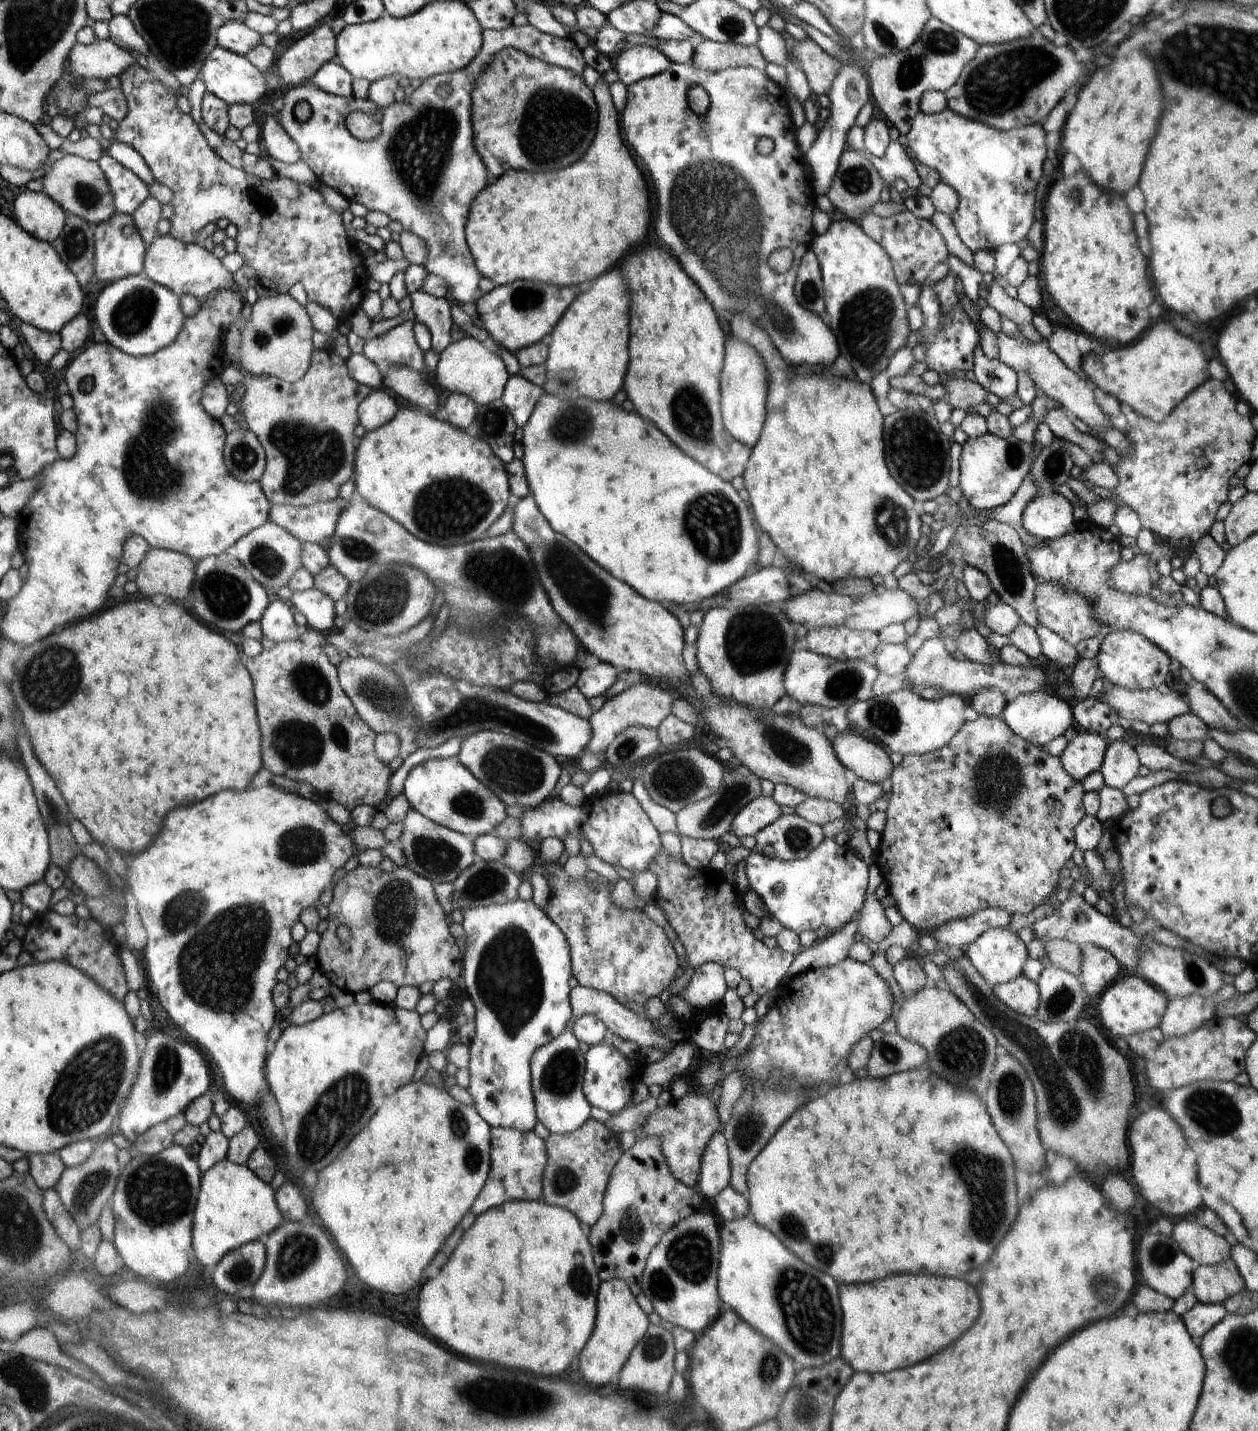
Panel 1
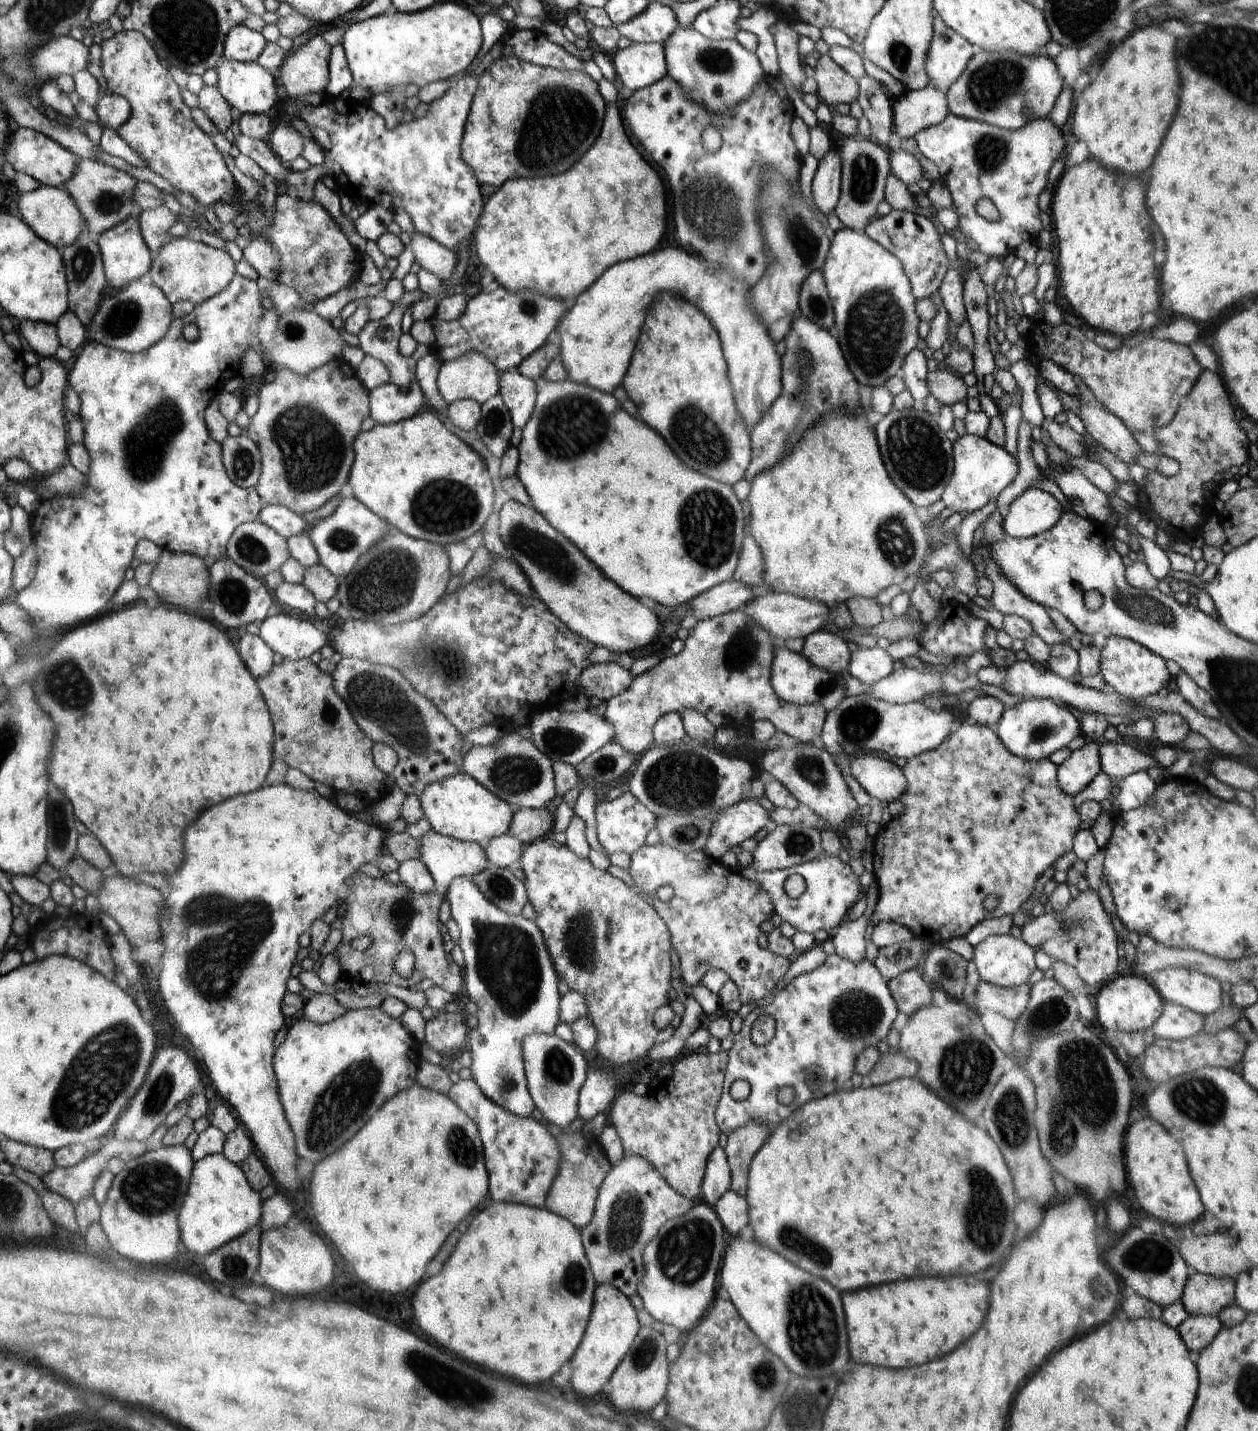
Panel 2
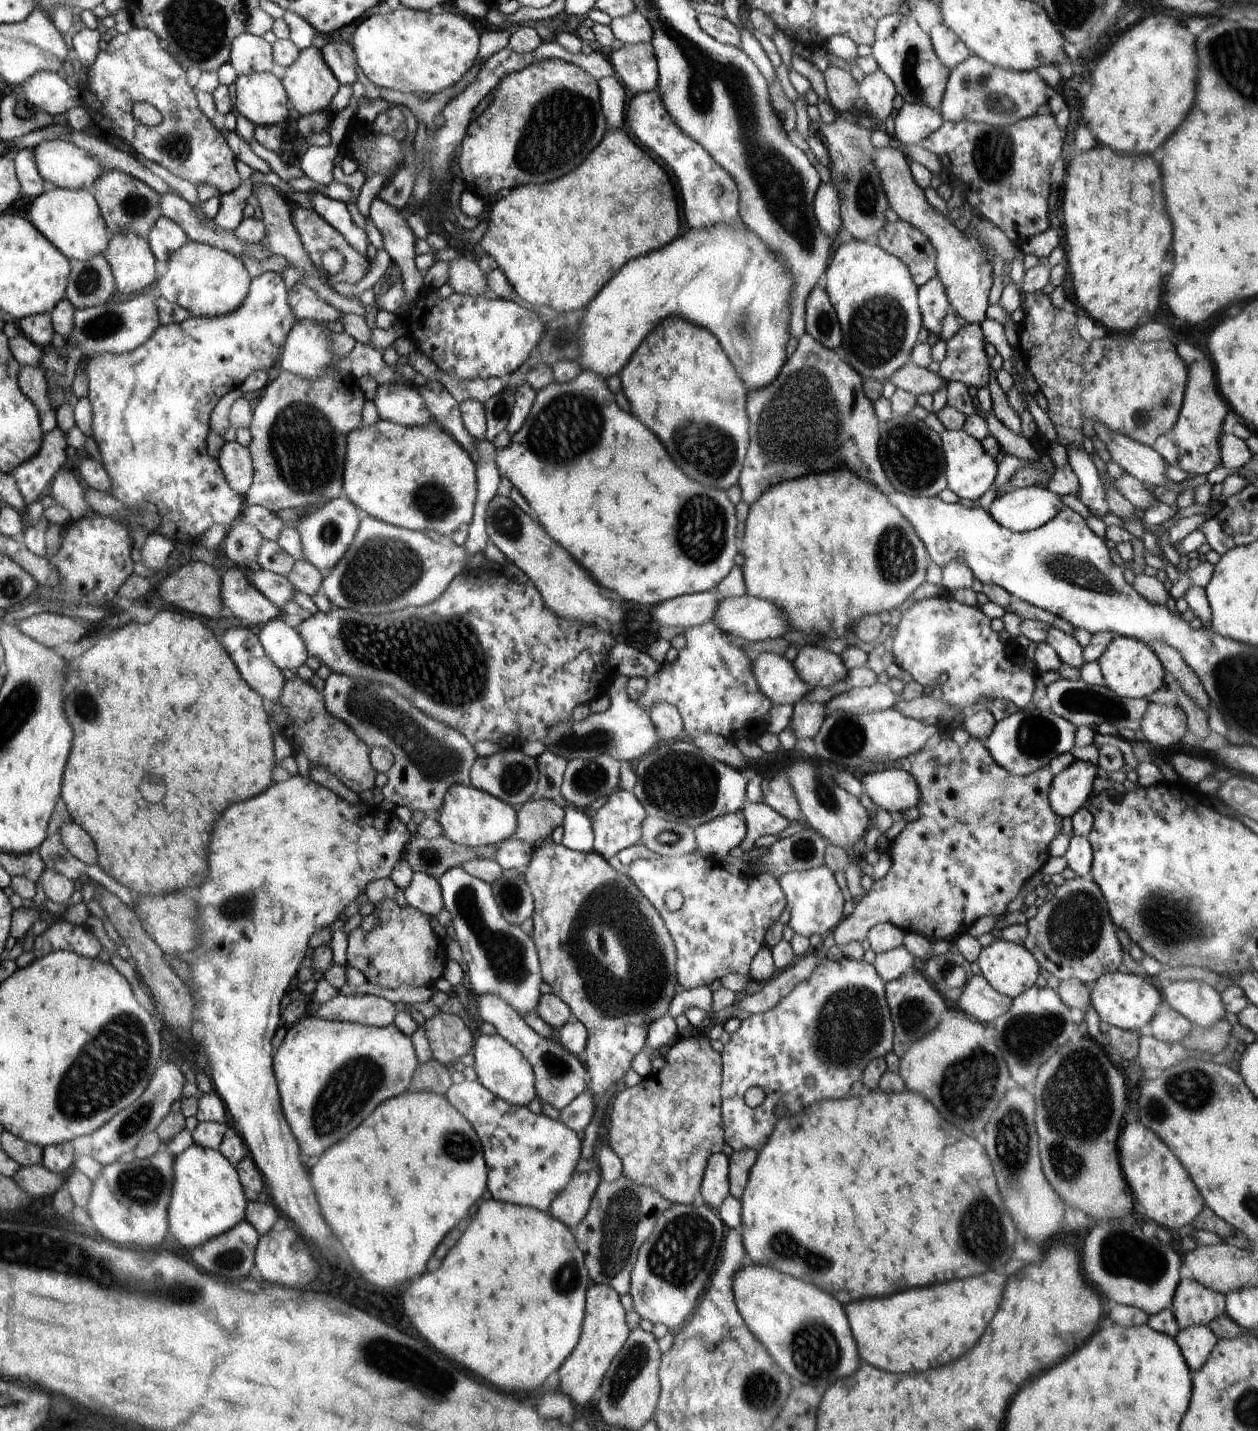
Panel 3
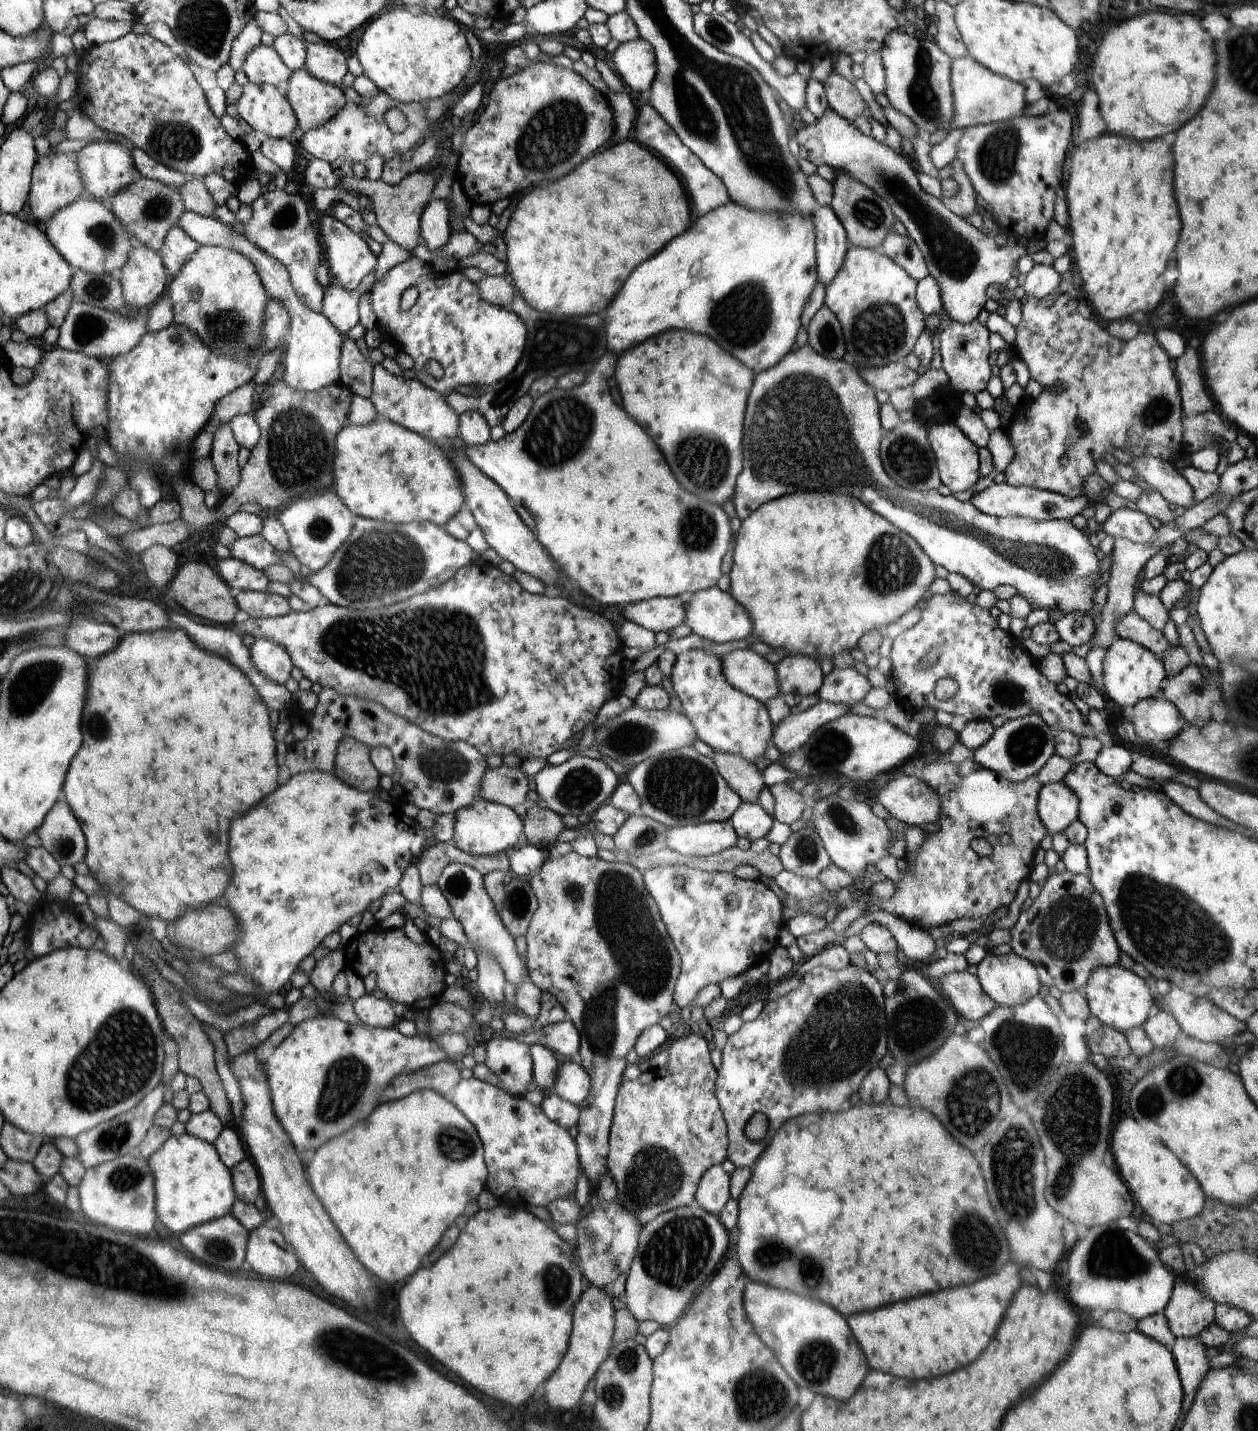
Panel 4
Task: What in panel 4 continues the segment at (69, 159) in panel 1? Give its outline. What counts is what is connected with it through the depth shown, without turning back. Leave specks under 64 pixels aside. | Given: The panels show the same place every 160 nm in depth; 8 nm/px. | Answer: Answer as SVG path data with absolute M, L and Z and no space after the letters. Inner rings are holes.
M141 176L130 182L124 190L120 190L112 198L109 208L110 212L118 218L118 222L130 232L131 237L158 254L168 230L178 225L178 220L185 210L180 196L172 188Z

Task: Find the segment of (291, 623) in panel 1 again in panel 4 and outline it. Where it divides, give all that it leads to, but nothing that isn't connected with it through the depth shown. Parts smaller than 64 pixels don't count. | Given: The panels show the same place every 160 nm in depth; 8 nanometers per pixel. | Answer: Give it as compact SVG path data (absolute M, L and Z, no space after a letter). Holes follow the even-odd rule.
M256 638L249 642L250 660L254 668L268 680L276 684L286 684L292 677L294 664L290 654L276 642L268 638Z

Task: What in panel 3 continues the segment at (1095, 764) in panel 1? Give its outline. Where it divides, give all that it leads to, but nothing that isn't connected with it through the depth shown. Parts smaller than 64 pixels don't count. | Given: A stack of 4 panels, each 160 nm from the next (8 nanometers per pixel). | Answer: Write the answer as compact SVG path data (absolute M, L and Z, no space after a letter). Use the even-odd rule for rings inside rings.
M1075 761L1057 774L1050 787L1050 808L1060 818L1070 818L1084 807L1093 793L1096 776L1101 775L1097 765L1090 761Z

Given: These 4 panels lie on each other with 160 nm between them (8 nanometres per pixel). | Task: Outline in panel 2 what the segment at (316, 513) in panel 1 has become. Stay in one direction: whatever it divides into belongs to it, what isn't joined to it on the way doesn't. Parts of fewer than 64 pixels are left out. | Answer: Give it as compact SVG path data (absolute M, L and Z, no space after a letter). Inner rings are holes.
M266 505L262 508L258 514L258 521L270 526L274 532L286 539L302 535L306 526L310 525L302 514L279 505Z

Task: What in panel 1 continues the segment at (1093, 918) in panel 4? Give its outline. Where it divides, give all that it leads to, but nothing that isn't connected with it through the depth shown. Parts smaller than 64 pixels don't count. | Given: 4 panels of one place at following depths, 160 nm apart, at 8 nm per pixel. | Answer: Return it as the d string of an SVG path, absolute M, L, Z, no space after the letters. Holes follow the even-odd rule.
M1082 944L1080 950L1085 994L1092 997L1102 995L1102 992L1118 978L1121 965L1108 950L1094 944Z

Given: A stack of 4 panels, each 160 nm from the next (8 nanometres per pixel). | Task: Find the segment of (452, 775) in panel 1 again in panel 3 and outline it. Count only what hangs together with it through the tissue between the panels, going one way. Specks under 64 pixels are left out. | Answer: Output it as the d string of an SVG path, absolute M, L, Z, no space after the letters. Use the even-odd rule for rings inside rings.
M454 785L445 794L441 811L436 815L445 835L467 847L490 846L510 839L516 832L517 812L507 802L470 785Z

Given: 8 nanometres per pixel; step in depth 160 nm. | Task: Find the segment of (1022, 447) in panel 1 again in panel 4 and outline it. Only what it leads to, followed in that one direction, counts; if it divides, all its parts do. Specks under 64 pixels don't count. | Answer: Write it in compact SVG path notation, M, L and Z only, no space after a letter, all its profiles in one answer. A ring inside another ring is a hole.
M933 422L926 429L928 442L934 450L940 481L951 490L951 493L965 491L974 488L978 480L983 477L981 474L979 449L962 433L955 423Z

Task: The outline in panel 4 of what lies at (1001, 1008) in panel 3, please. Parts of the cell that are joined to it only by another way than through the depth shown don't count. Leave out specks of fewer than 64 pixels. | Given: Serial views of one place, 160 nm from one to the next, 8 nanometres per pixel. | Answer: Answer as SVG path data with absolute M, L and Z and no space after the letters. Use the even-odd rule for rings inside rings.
M970 972L946 974L938 978L951 1006L968 1020L982 1020L998 1004L982 990L978 978Z

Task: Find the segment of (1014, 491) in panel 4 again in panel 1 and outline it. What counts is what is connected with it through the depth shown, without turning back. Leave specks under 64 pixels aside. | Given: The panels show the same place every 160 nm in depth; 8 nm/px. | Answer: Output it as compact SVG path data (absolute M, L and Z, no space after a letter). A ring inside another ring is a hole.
M1059 493L1038 496L1022 512L1022 528L1043 540L1054 540L1074 528L1073 504Z

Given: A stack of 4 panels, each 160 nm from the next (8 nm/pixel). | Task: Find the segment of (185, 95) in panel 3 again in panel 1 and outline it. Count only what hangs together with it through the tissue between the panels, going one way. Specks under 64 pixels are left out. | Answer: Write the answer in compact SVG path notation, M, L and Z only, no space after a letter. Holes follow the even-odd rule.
M134 64L132 68L126 68L126 70L124 70L124 72L122 72L117 78L120 78L120 90L126 98L128 113L124 120L119 123L118 130L114 133L114 140L117 142L124 142L131 148L134 148L134 150L142 156L146 166L150 168L154 180L167 186L173 192L173 198L169 205L172 210L174 210L174 214L168 218L171 226L169 234L177 240L182 240L182 242L193 243L195 234L200 232L205 226L220 219L228 219L231 224L238 229L236 237L234 238L236 242L236 254L242 254L242 256L244 256L244 265L254 269L258 279L267 278L274 283L300 283L306 291L308 301L328 308L336 320L338 320L343 314L344 316L352 316L361 306L363 296L367 290L367 277L369 276L369 273L365 266L366 260L363 254L360 253L360 250L357 250L355 243L348 242L346 227L342 223L341 214L338 214L336 210L332 210L330 206L326 206L324 196L308 184L294 182L294 180L290 180L290 178L280 177L279 175L274 176L274 178L268 180L268 182L264 182L264 180L260 180L260 178L257 178L257 176L252 174L249 170L234 168L234 166L225 162L220 156L217 156L214 149L208 145L199 126L196 125L196 122L194 122L191 116L189 114L182 114L181 110L178 109L178 106L176 106L176 100L178 98L176 92L171 88L168 88L168 86L160 84L157 80L157 76L148 69L143 69L139 64Z

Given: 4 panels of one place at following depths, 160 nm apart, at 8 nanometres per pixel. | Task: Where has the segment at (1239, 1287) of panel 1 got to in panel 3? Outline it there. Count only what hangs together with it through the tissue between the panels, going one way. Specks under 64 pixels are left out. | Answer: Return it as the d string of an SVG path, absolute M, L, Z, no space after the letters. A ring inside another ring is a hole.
M1180 1279L1170 1310L1181 1329L1209 1325L1224 1314L1226 1297L1191 1279Z

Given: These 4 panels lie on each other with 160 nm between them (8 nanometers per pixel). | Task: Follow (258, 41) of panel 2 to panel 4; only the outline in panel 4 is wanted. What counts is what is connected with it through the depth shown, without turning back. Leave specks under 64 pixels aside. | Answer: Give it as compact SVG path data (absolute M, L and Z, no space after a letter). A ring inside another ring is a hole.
M254 44L252 52L246 56L241 69L249 83L270 84L286 93L288 78L292 72L282 62L273 47L264 44Z

